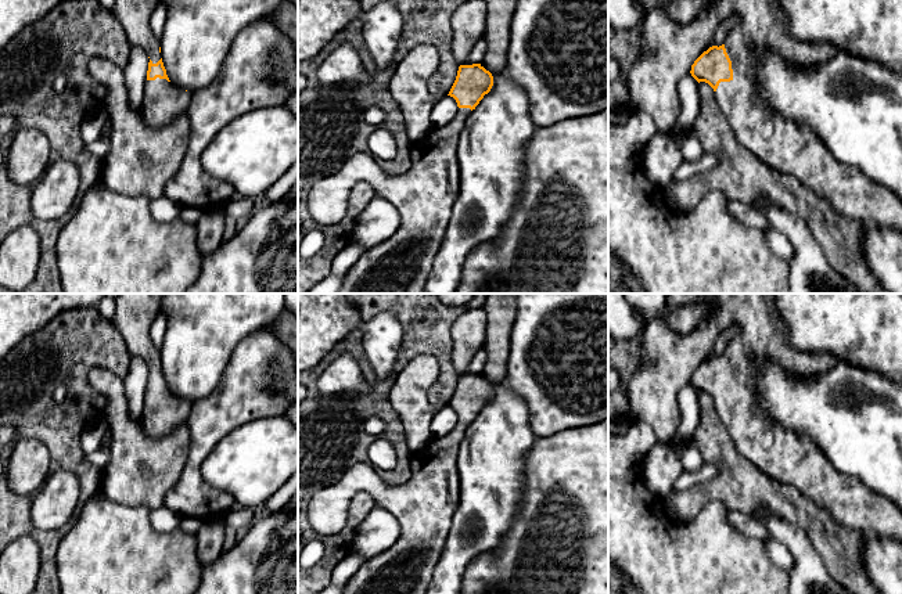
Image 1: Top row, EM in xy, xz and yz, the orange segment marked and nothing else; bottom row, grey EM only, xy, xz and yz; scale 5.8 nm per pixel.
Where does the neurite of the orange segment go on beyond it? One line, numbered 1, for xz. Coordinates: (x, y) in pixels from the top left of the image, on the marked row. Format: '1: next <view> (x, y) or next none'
1: next xz (424, 195)

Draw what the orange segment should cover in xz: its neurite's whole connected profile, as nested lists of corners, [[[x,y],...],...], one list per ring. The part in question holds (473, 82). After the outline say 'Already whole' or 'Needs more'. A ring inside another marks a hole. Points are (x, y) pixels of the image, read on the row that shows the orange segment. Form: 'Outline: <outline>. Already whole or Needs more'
Outline: [[[468,0],[454,11],[450,19],[453,29],[452,54],[460,66],[448,96],[456,100],[459,109],[448,125],[432,127],[423,140],[412,143],[412,166],[407,172],[389,174],[373,155],[357,152],[346,159],[335,174],[319,179],[303,195],[305,210],[323,226],[338,224],[346,216],[351,191],[360,181],[370,184],[375,197],[389,201],[399,210],[400,224],[398,231],[360,256],[344,276],[338,294],[424,292],[460,191],[460,166],[456,155],[459,137],[467,116],[493,86],[492,73],[481,64],[464,64],[475,43],[484,37],[485,24],[485,0]]]. Needs more

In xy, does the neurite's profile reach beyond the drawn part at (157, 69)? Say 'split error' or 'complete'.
split error

